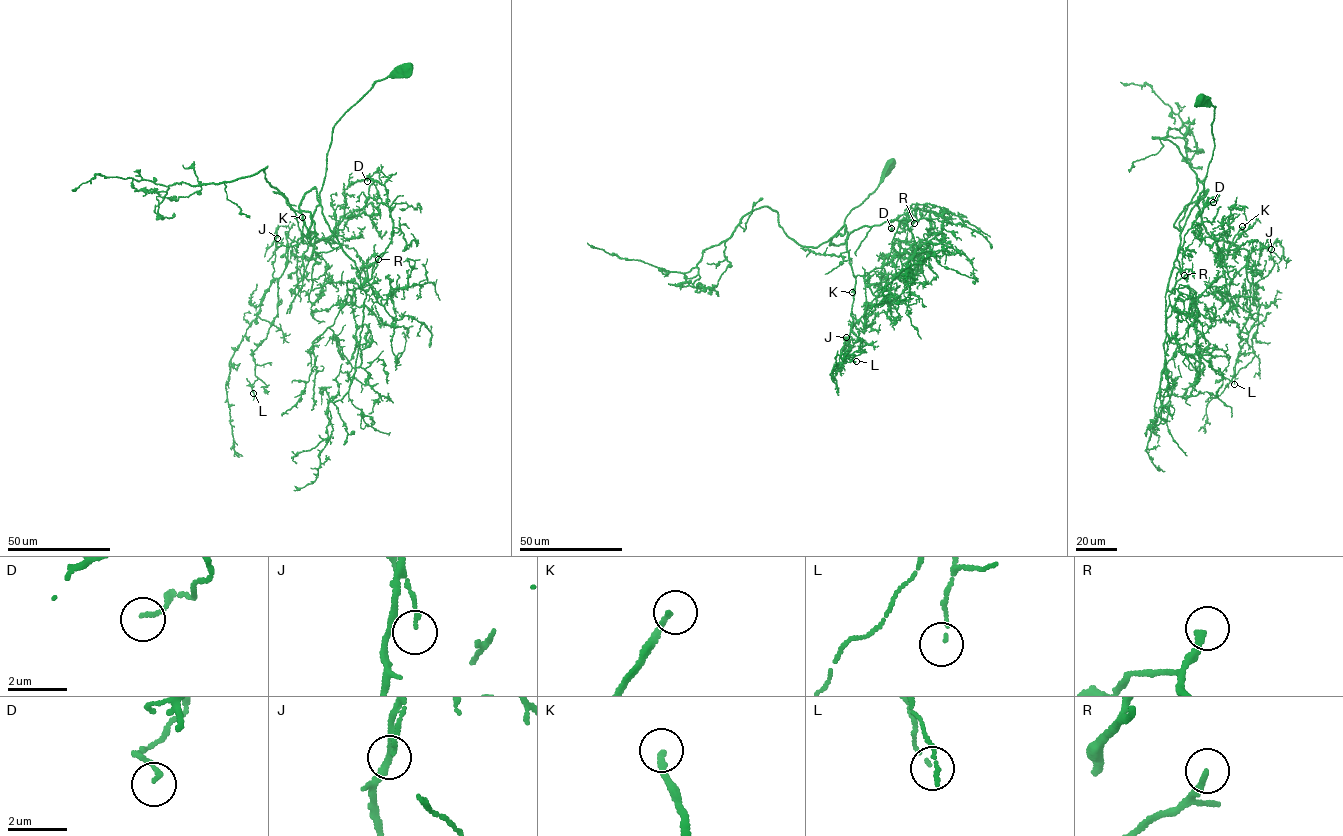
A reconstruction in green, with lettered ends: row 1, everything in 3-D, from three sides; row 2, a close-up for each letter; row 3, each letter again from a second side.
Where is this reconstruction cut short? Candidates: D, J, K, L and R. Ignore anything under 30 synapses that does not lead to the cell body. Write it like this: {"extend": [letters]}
{"extend": ["K", "R"]}

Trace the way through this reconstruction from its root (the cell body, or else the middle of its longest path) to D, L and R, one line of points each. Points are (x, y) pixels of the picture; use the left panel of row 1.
D: (407, 69), (345, 113), (327, 155), (323, 215), (359, 287), (393, 226), (387, 190), (367, 181)
L: (407, 69), (376, 81), (335, 125), (309, 232), (291, 243), (278, 281), (277, 315), (252, 354), (253, 393)
R: (407, 69), (376, 81), (335, 125), (319, 196), (329, 229), (355, 262), (359, 287), (370, 279), (378, 259)

